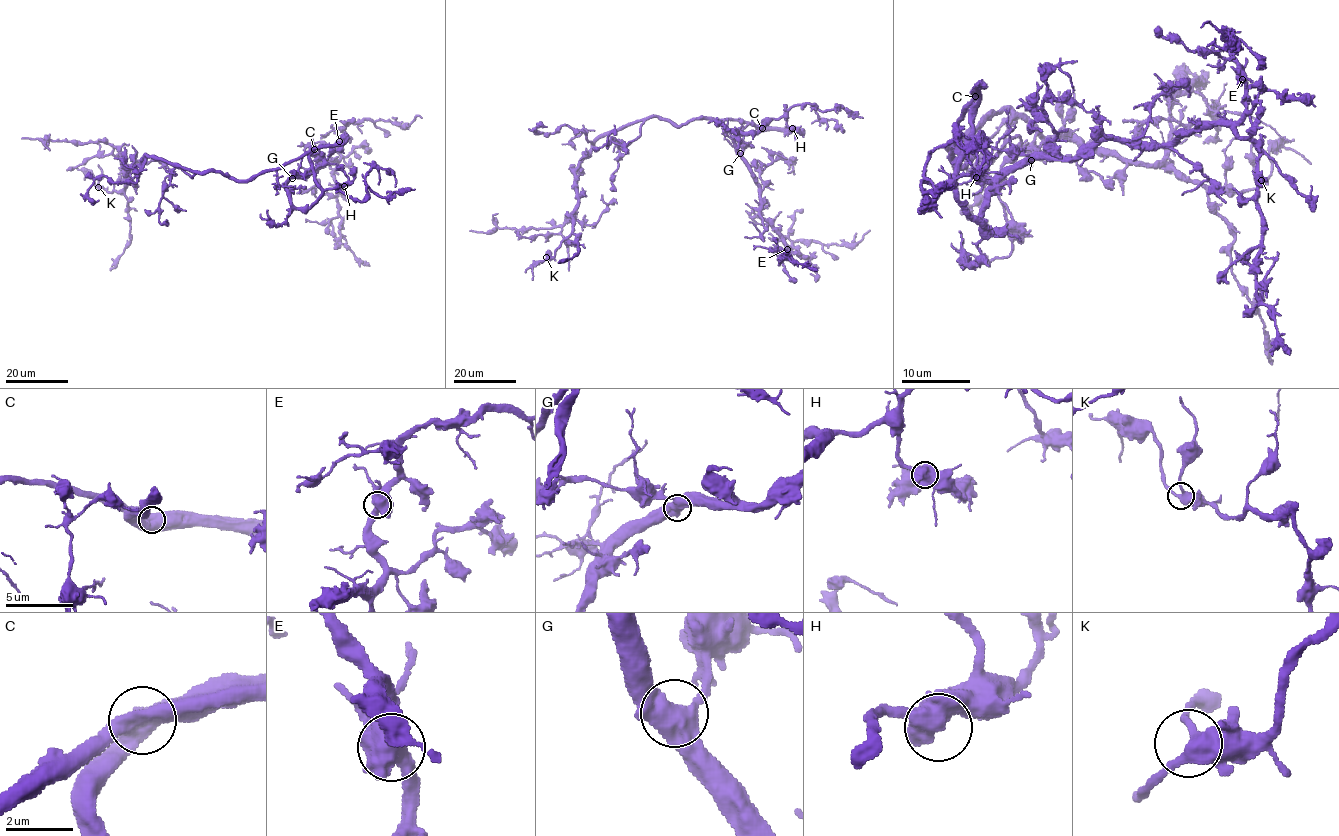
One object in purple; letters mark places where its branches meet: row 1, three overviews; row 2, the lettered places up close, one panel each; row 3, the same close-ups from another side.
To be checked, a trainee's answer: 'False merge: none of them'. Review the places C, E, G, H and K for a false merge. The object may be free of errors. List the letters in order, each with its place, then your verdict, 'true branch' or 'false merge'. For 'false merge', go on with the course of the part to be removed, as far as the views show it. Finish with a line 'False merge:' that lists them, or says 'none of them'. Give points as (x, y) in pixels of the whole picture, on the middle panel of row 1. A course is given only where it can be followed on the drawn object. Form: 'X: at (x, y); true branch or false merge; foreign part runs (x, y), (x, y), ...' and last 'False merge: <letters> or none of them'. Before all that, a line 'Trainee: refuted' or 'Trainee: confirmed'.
Trainee: confirmed
C: at (762, 128); true branch
E: at (787, 249); true branch
G: at (740, 153); true branch
H: at (792, 128); true branch
K: at (546, 257); true branch
False merge: none of them

